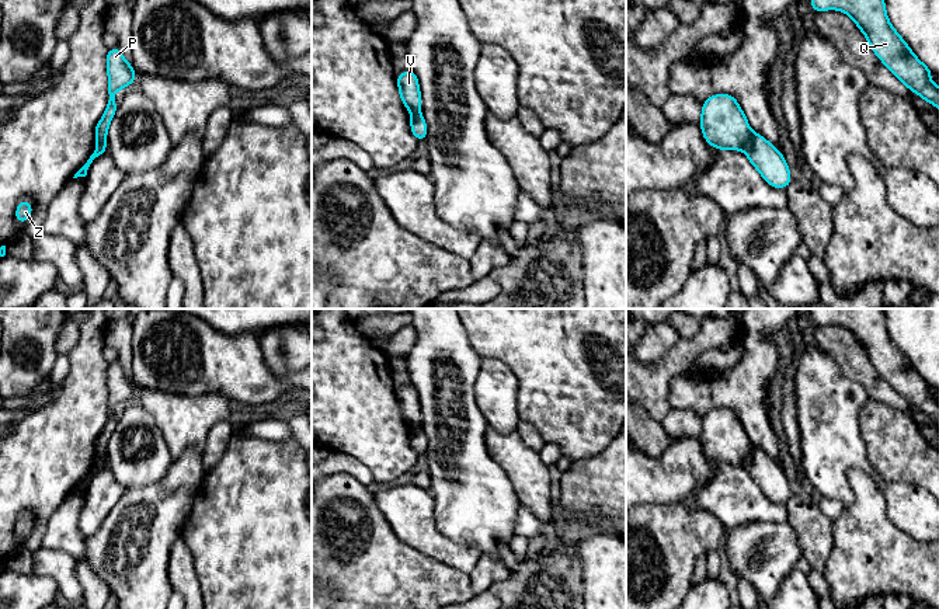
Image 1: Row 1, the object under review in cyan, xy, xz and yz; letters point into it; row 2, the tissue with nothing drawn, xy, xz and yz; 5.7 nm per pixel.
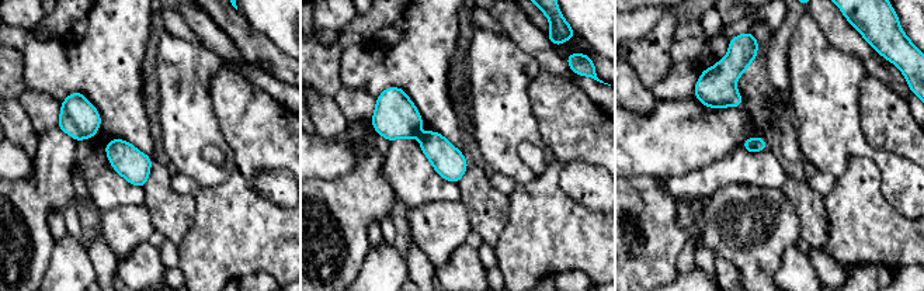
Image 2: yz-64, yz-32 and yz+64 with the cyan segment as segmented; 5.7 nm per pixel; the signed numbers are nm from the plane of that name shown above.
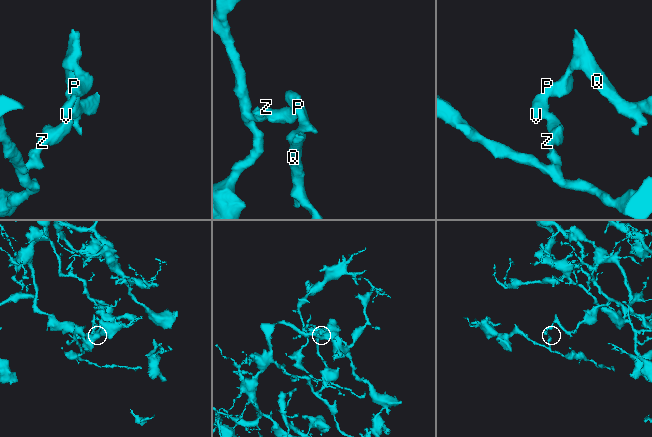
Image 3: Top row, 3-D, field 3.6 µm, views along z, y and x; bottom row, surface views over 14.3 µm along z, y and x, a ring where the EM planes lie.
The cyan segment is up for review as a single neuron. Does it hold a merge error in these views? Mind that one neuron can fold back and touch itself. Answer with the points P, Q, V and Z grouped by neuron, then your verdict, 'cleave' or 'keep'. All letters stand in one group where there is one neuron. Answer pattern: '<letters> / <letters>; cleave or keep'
P Q V / Z; cleave

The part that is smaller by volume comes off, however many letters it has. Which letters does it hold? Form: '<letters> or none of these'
Z

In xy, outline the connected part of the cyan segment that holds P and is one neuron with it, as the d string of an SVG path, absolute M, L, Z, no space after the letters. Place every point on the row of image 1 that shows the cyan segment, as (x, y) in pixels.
M115 46L108 49L107 53L107 72L108 72L108 105L100 122L94 128L95 142L97 145L102 145L107 142L108 126L116 112L116 101L114 100L114 94L126 88L136 80L136 73L133 66L131 66L122 52Z

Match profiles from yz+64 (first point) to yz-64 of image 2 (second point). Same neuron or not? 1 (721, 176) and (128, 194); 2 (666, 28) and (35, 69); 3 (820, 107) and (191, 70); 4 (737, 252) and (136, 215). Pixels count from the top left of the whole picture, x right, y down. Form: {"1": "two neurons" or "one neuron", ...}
{"1": "one neuron", "2": "two neurons", "3": "one neuron", "4": "one neuron"}

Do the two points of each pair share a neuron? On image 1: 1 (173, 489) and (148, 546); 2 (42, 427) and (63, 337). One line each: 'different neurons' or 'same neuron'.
1: same neuron
2: different neurons

